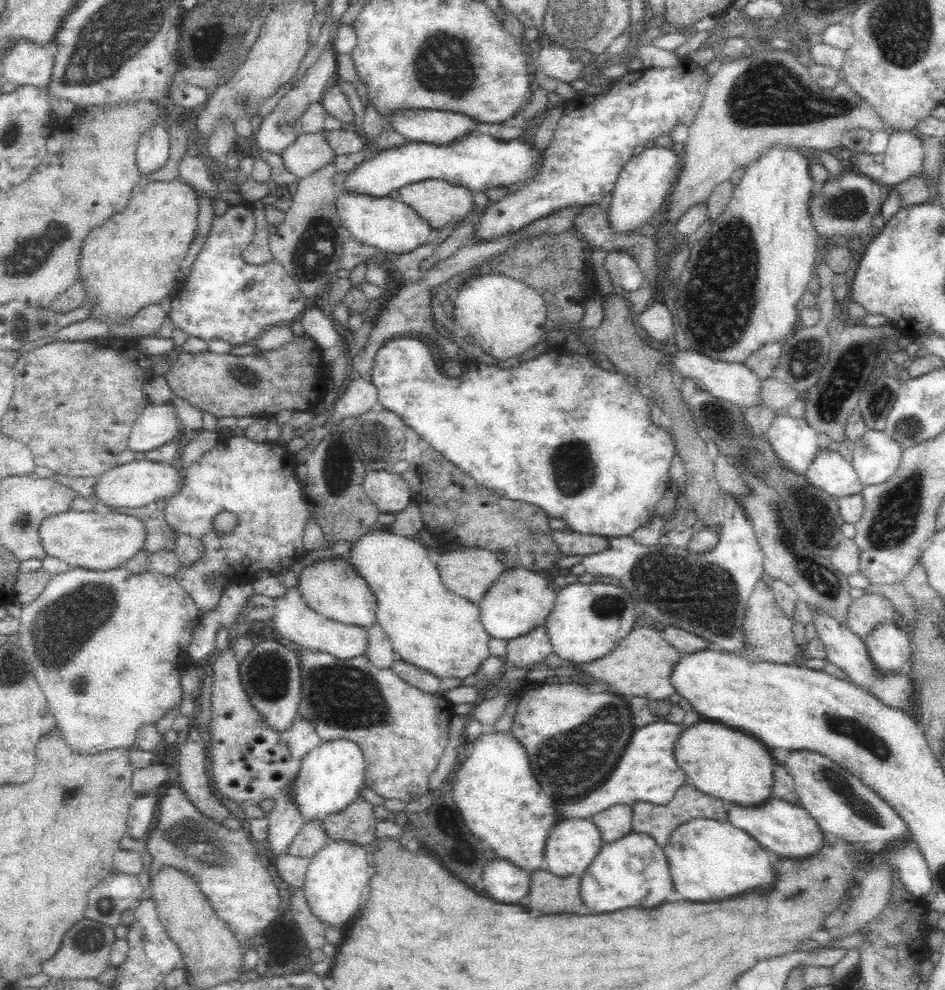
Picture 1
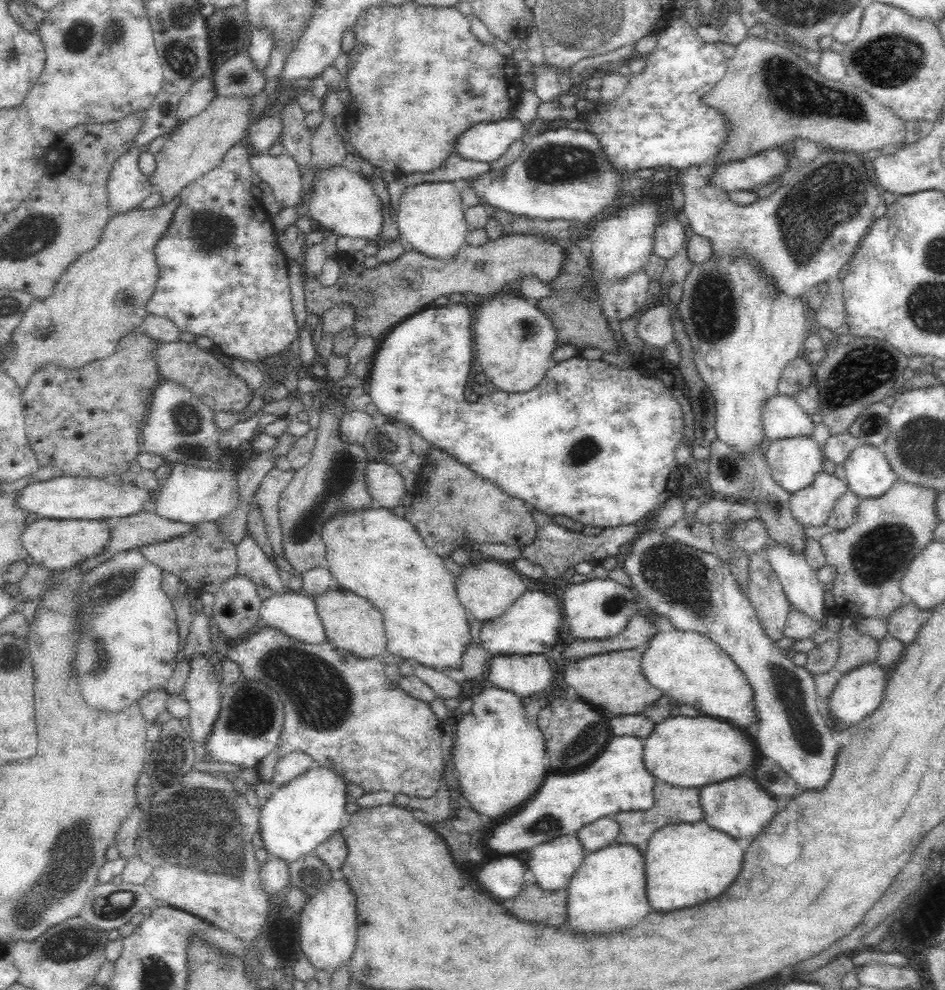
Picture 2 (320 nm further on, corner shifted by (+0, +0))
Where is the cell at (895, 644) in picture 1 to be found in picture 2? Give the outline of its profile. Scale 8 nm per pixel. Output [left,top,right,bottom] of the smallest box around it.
[826,663,886,732]

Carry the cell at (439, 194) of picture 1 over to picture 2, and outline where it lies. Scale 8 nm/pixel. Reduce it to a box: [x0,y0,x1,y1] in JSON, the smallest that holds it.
[395,180,469,259]

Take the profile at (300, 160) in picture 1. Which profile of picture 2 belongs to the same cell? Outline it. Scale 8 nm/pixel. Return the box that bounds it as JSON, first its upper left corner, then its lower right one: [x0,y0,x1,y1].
[249,152,303,208]

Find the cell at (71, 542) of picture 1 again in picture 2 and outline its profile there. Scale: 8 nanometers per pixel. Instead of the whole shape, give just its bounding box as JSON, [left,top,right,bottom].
[21,519,110,571]

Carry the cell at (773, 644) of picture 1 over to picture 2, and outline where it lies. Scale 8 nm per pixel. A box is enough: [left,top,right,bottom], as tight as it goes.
[749,553,791,641]

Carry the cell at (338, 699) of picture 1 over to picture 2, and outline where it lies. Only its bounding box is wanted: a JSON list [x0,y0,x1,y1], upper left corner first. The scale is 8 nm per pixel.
[228,628,446,798]

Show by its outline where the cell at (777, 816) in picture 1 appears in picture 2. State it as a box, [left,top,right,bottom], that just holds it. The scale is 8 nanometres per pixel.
[698,774,778,841]

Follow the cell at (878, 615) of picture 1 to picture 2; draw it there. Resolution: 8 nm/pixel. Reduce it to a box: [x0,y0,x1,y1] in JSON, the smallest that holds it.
[833,618,879,676]

